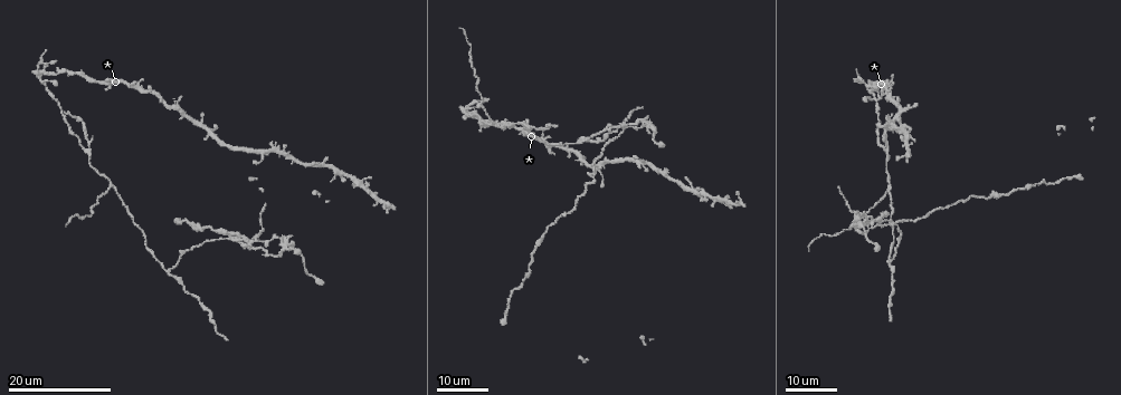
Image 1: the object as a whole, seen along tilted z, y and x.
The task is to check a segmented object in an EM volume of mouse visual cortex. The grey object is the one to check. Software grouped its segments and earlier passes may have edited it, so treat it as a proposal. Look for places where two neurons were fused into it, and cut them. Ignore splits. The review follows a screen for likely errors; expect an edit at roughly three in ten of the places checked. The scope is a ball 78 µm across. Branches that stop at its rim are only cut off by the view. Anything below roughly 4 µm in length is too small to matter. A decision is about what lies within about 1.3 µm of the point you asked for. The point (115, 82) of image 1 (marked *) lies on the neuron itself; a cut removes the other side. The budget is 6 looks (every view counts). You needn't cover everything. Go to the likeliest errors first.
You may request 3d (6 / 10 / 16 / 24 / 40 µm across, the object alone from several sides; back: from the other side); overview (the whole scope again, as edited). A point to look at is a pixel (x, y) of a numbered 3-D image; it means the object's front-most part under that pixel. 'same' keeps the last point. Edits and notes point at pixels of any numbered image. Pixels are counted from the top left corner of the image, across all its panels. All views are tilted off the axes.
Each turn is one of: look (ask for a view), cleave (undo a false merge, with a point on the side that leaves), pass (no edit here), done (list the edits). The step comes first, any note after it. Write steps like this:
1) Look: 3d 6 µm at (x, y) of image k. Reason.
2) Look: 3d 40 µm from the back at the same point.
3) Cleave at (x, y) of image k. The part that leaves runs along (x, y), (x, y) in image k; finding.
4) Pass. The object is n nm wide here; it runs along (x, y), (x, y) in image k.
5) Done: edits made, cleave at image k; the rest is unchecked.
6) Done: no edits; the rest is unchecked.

Look: 3d 24 µm at (890, 260) of image 1. A fork.

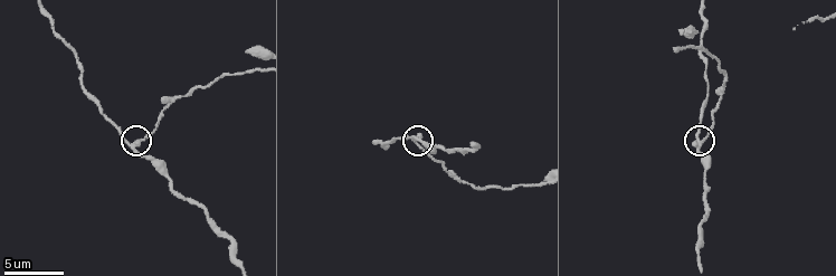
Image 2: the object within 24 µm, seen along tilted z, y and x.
Look: 3d 6 µm at (702, 140) of image 2. Zoom in.

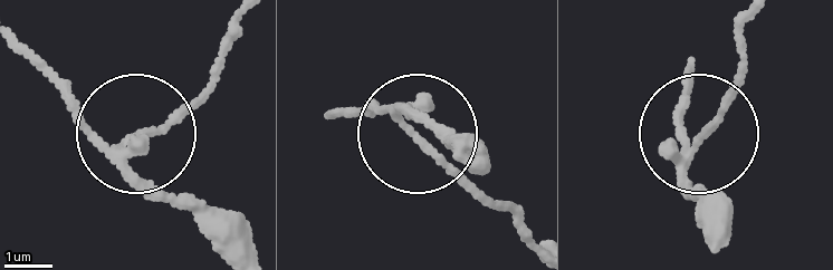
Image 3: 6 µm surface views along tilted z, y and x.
Cleave at (173, 122) of image 3. The object is 190 nm wide here; the part that leaves runs along (116, 150), (195, 98), (236, 19) in image 3; a second neuron is stuck on.

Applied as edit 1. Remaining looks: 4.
Look: 3d 16 µm at (111, 183) of image 1. Three-way junction.

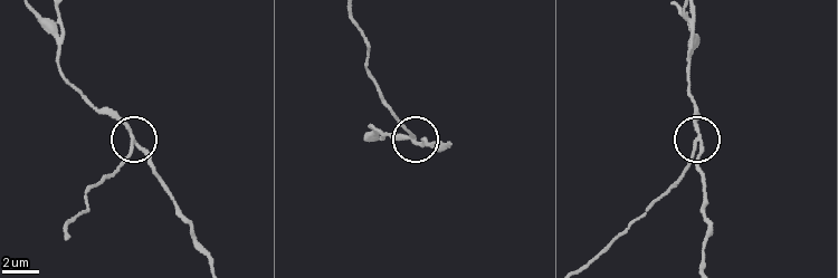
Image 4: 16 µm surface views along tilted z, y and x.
Look: 3d 10 µm at (133, 143) of image 4.

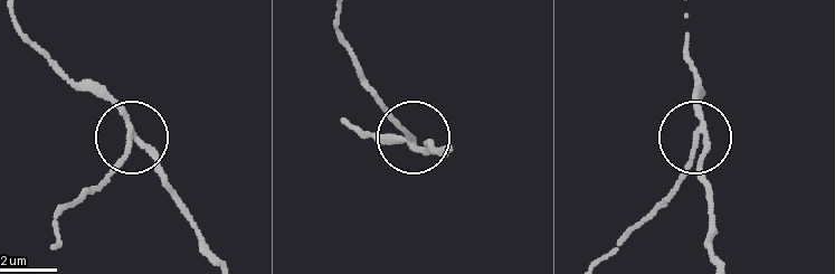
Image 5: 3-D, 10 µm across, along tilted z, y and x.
Cleave at (121, 166) of image 5. The part that leaves runs along (126, 133), (123, 157), (64, 209), (54, 242) in image 5; a second neuron is stuck on.

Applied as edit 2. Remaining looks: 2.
Look: 3d 16 µm at (713, 202) of image 1. Three arms meet.

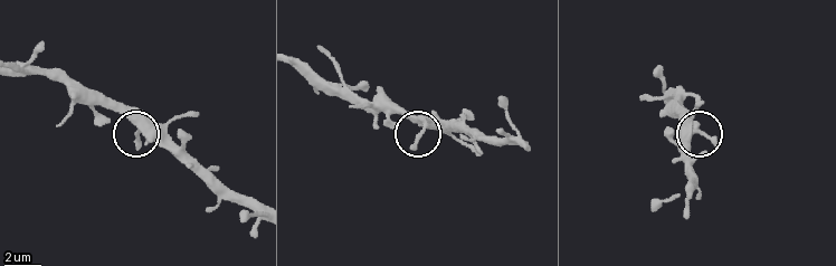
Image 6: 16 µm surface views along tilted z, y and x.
Look: 3d 6 µm at (423, 131) of image 6.

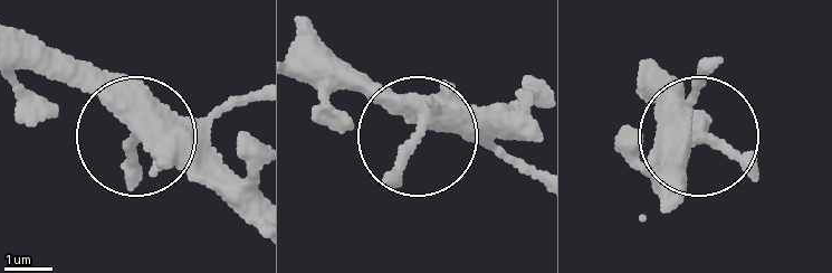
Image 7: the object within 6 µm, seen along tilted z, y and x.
Pass. 3 arms meet here; all the same neuron.

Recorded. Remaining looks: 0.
Done: edits made, cleave at image 3, cleave at image 5; the rest is unchecked.

